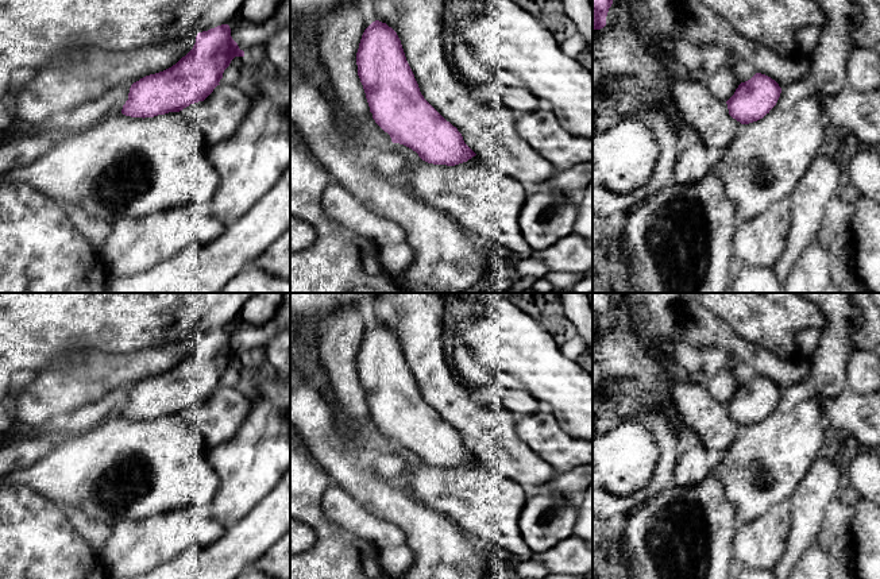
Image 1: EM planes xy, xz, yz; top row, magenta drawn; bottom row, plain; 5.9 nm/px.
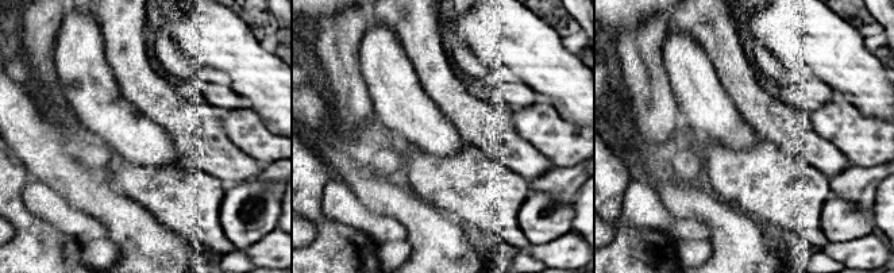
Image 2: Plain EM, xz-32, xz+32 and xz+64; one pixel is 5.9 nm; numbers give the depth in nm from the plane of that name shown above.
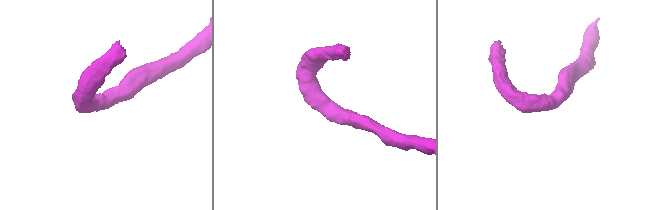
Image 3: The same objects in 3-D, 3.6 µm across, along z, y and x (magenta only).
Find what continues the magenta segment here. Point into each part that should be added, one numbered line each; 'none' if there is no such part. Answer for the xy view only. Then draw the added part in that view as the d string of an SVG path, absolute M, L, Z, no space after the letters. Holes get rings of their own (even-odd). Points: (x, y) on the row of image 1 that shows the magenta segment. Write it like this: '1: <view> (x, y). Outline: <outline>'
1: xy (123, 166). Outline: M181 111L144 119L123 113L103 119L0 180L9 185L28 185L108 224L180 205L208 202L219 185L219 174L208 159L208 143Z

